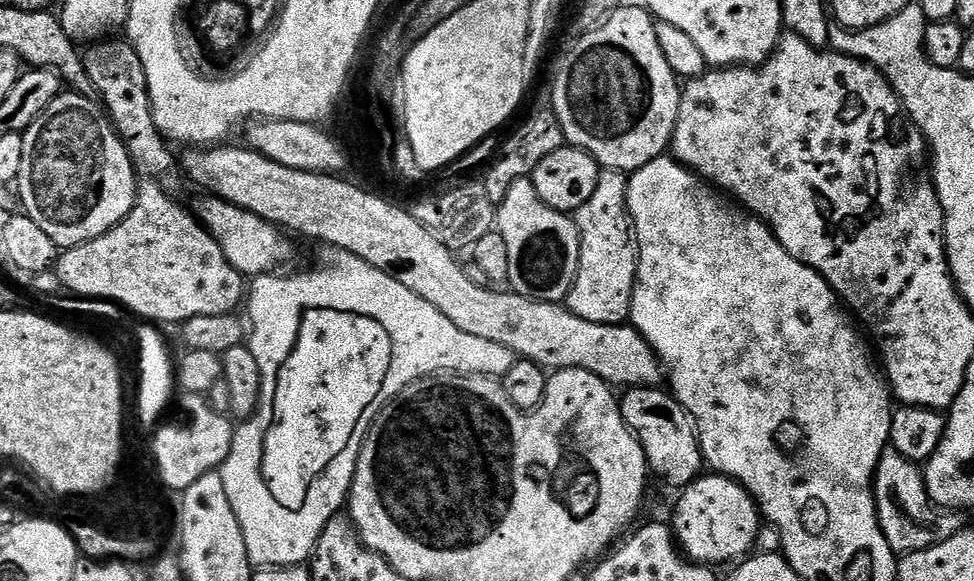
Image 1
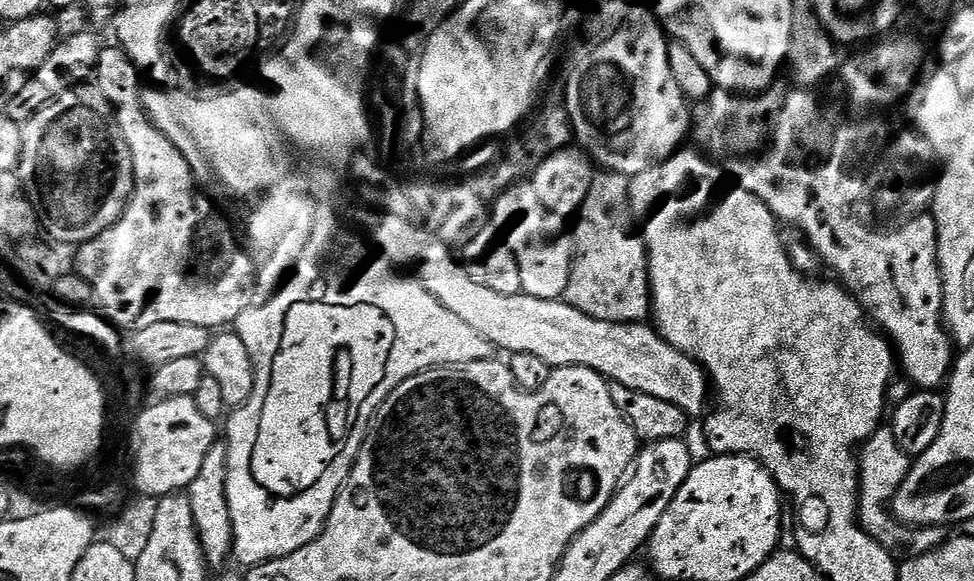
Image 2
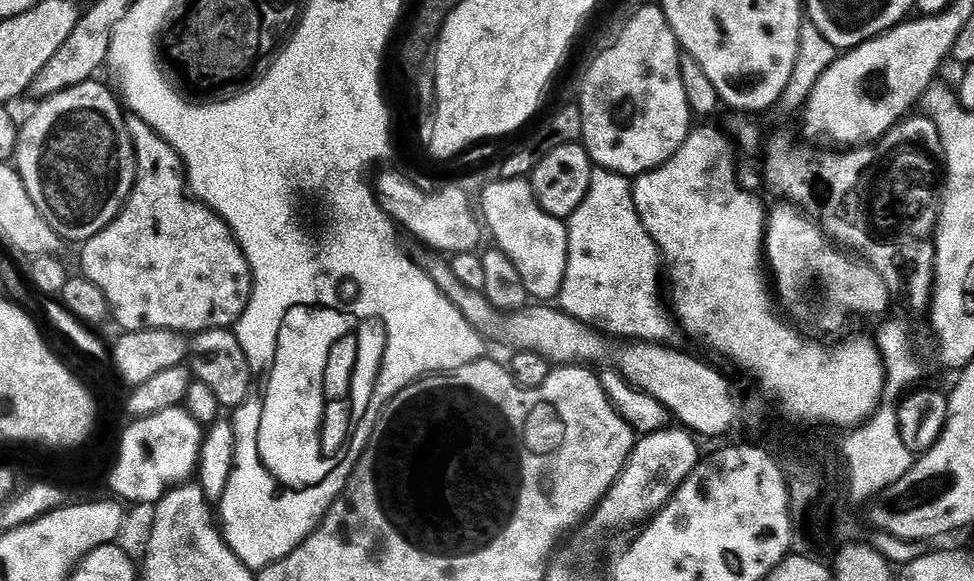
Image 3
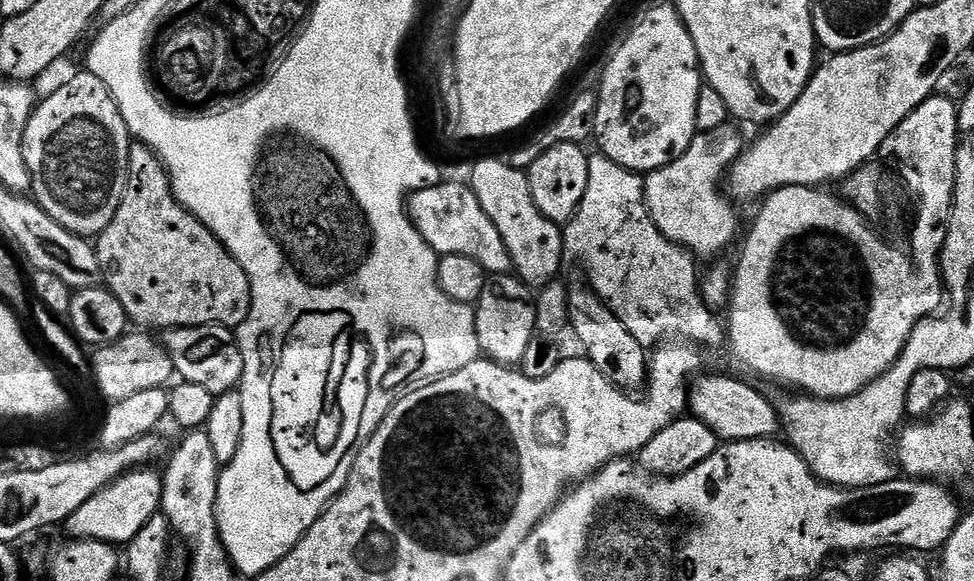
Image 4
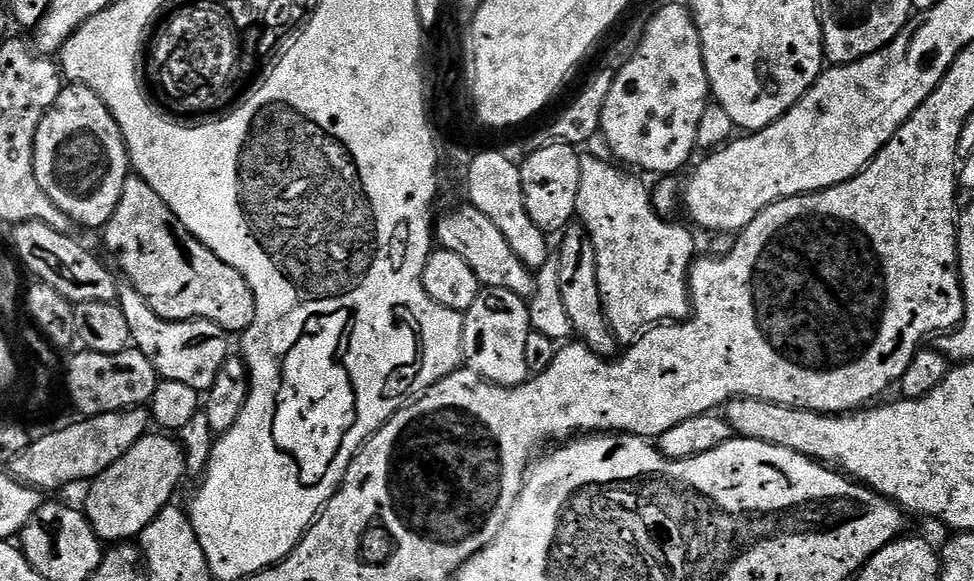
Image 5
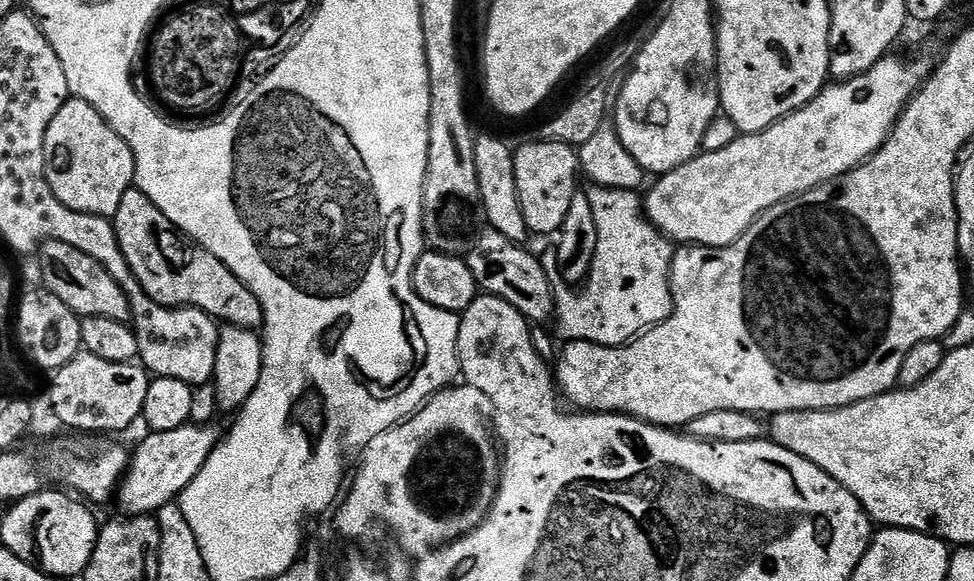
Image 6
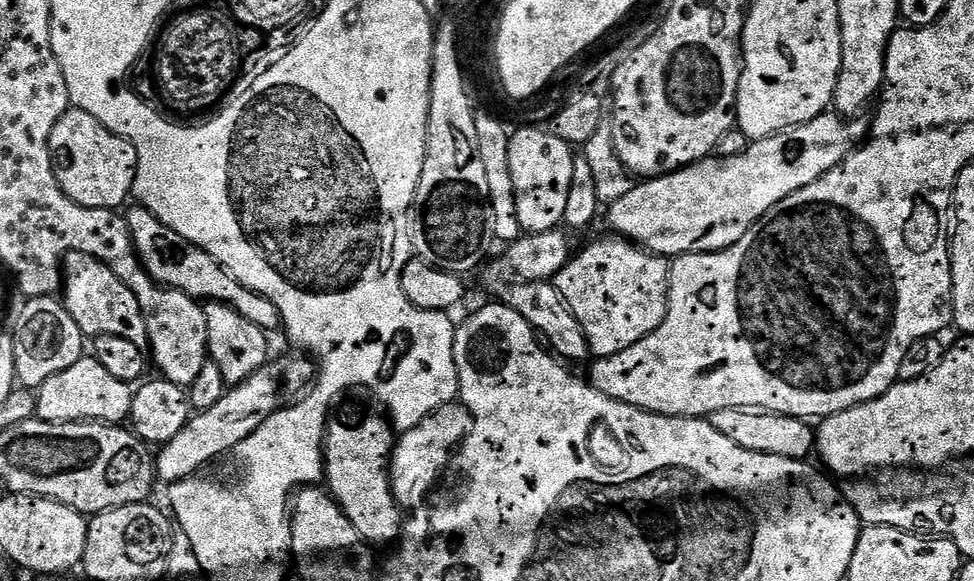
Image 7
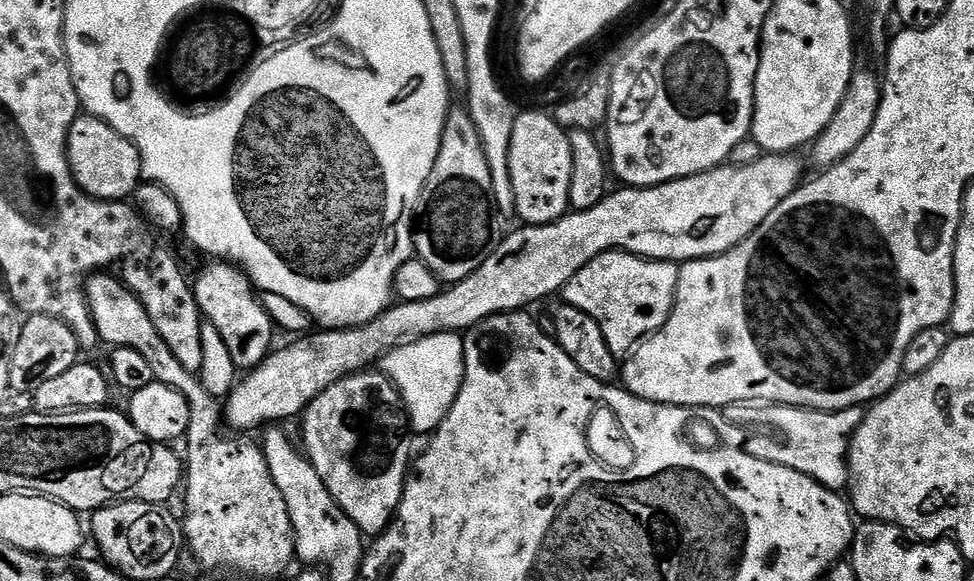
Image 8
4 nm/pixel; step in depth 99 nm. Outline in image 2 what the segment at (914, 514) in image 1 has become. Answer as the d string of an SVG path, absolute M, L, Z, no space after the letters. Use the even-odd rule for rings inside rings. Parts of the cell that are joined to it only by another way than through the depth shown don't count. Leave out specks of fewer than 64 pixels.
M882 426L859 449L860 462L860 515L858 517L861 528L870 538L874 538L897 557L911 558L931 552L933 548L945 543L945 529L940 526L931 528L913 528L900 523L890 511L892 495L899 490L902 482L908 476L910 458L898 446L891 427Z

